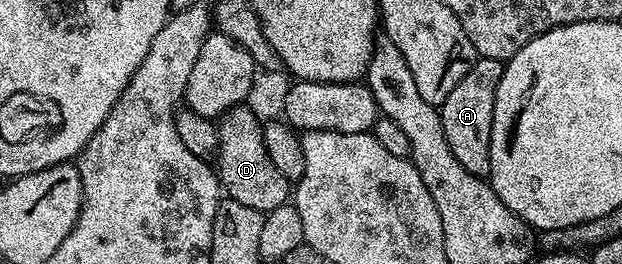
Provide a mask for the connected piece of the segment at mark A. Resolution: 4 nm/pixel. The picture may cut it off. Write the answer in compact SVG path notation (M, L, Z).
M477 57L470 72L458 80L458 85L450 91L450 96L438 107L442 120L442 132L446 132L446 144L454 152L458 164L474 176L487 179L490 172L490 136L494 120L494 100L498 84L502 80L505 63L498 58Z

